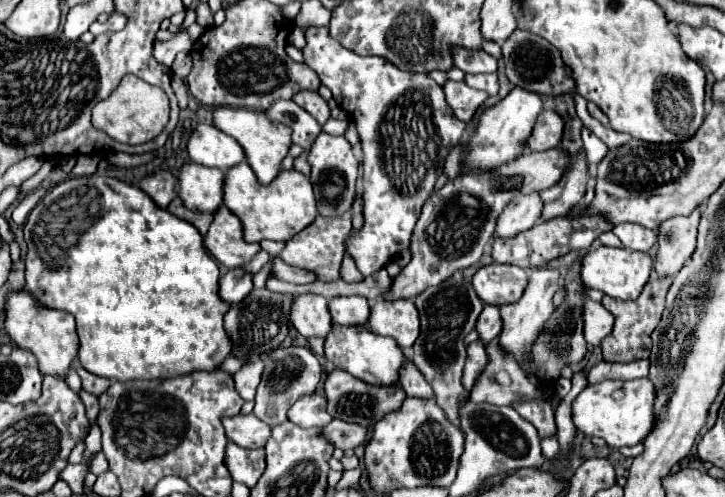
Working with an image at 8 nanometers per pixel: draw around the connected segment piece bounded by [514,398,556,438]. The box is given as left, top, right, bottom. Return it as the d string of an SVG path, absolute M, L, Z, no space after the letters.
M546 398L542 400L534 400L534 402L526 402L526 404L516 404L514 406L518 410L518 414L526 420L530 420L530 424L534 424L534 428L538 430L540 438L550 436L556 432L556 424L554 424L554 410L550 406L550 402Z

